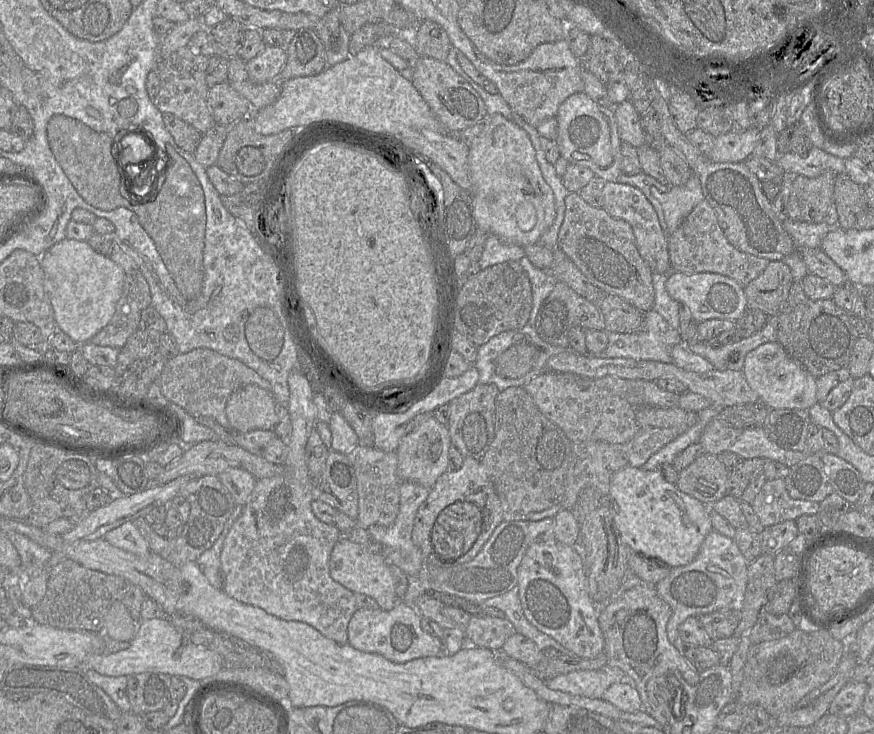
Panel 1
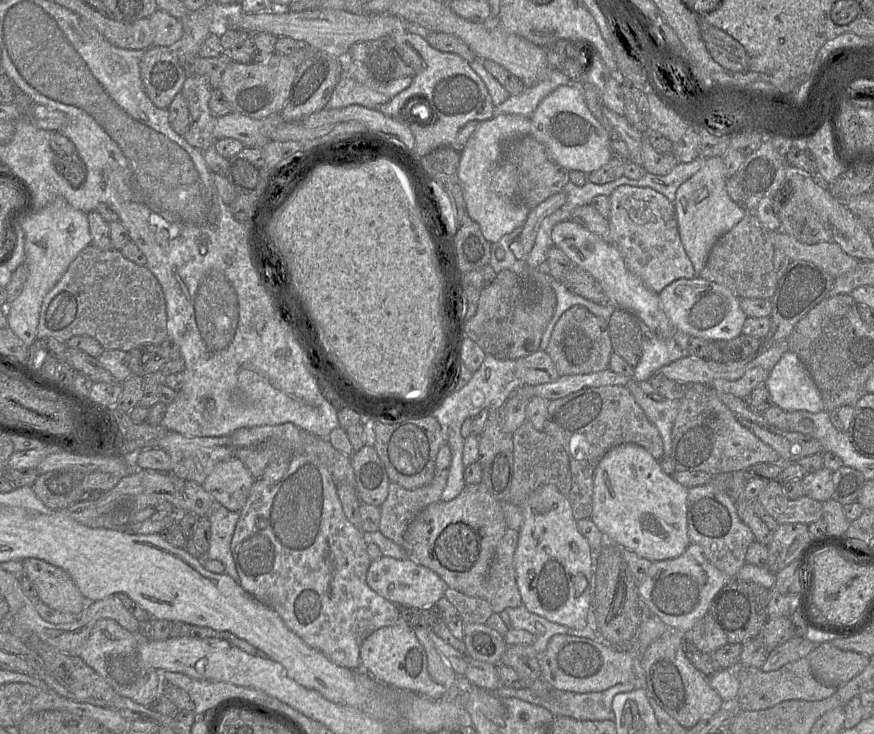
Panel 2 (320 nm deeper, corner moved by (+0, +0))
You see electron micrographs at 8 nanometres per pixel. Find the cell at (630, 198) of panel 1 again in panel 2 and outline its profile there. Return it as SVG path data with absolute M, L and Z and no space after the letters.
M621 185L609 196L609 242L620 251L627 269L659 294L677 279L696 277L680 239L675 206L650 187Z

